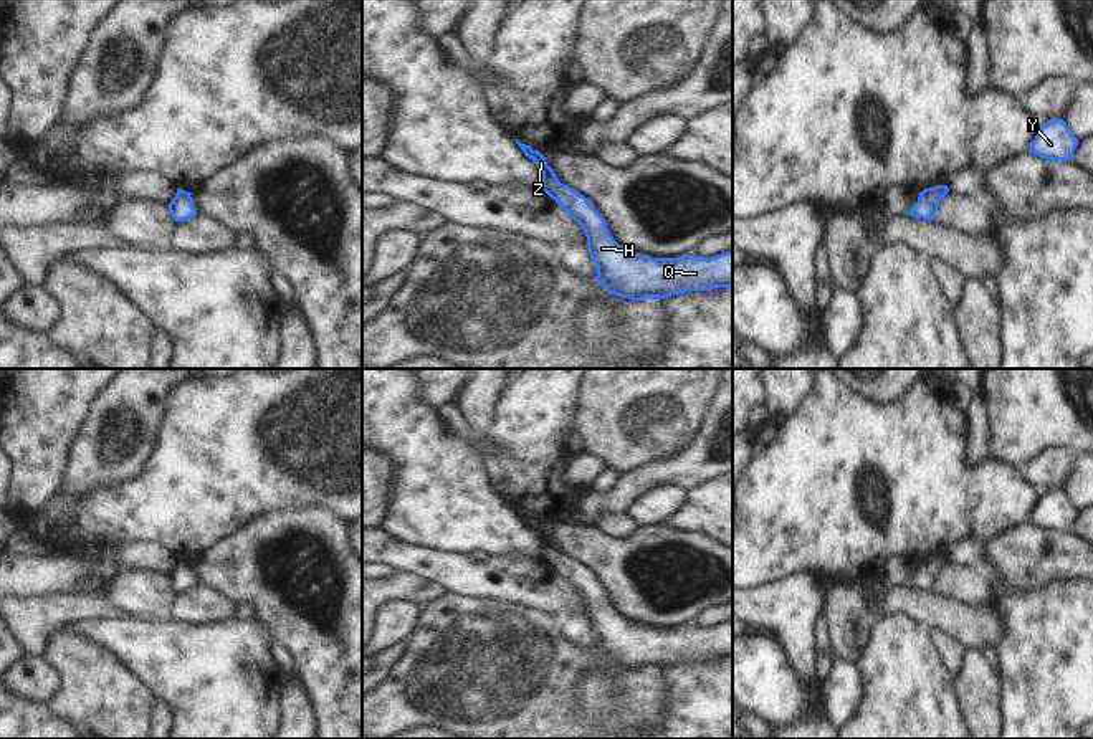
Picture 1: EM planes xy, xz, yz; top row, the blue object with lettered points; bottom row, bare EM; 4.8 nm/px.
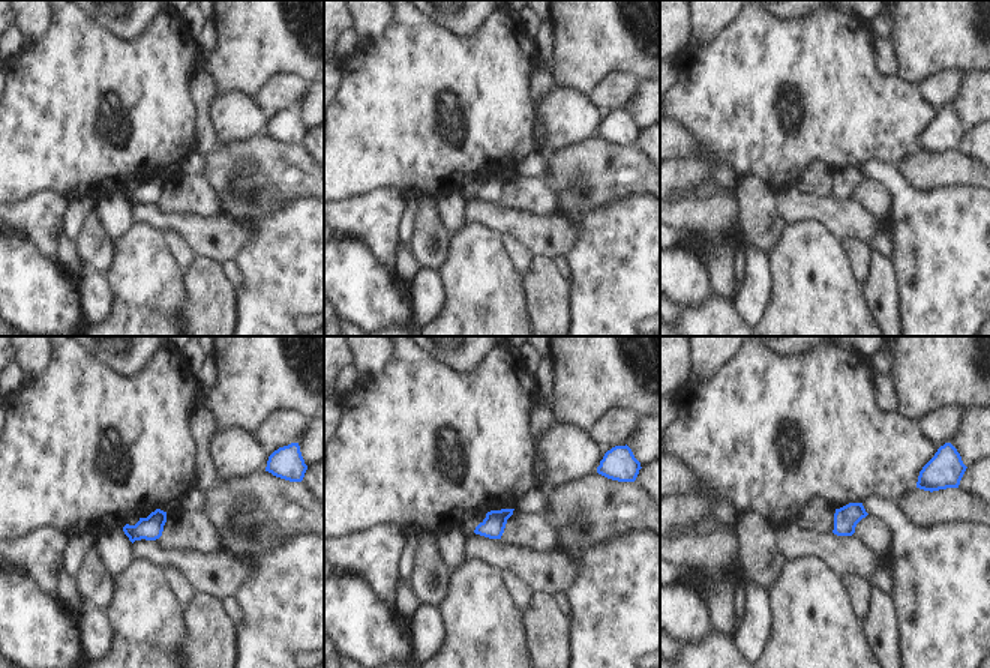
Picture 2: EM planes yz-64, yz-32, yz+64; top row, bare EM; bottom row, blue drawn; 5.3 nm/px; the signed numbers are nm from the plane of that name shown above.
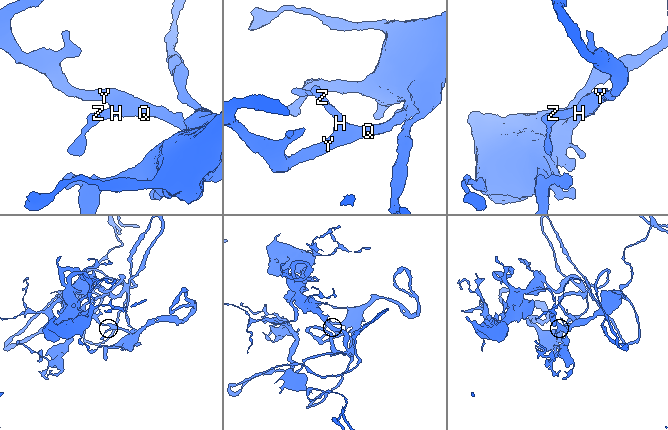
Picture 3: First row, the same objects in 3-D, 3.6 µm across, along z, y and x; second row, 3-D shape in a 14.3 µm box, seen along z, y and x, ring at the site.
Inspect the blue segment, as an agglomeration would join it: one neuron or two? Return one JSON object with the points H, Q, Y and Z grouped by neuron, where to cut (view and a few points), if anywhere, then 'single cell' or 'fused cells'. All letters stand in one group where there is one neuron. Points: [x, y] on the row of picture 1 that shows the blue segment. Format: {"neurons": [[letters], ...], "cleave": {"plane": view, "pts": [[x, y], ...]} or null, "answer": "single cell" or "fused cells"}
{"neurons": [["H", "Q", "Y", "Z"]], "cleave": null, "answer": "single cell"}

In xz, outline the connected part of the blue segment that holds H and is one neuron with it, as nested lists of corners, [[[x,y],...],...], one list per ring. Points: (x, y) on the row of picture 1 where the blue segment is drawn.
[[[514,141],[542,172],[542,192],[556,200],[584,230],[590,260],[597,268],[595,284],[604,284],[609,294],[642,301],[733,286],[733,250],[711,258],[696,255],[652,258],[628,251],[613,240],[604,217],[594,205],[559,182],[539,150]]]

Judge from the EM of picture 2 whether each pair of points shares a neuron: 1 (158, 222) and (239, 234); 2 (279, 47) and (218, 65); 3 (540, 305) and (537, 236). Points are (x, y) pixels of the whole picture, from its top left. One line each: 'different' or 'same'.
1: same
2: same
3: different

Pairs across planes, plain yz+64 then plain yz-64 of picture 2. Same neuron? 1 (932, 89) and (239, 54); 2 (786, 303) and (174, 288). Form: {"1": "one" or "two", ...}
{"1": "two", "2": "one"}

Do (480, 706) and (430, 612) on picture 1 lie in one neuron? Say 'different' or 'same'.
same

